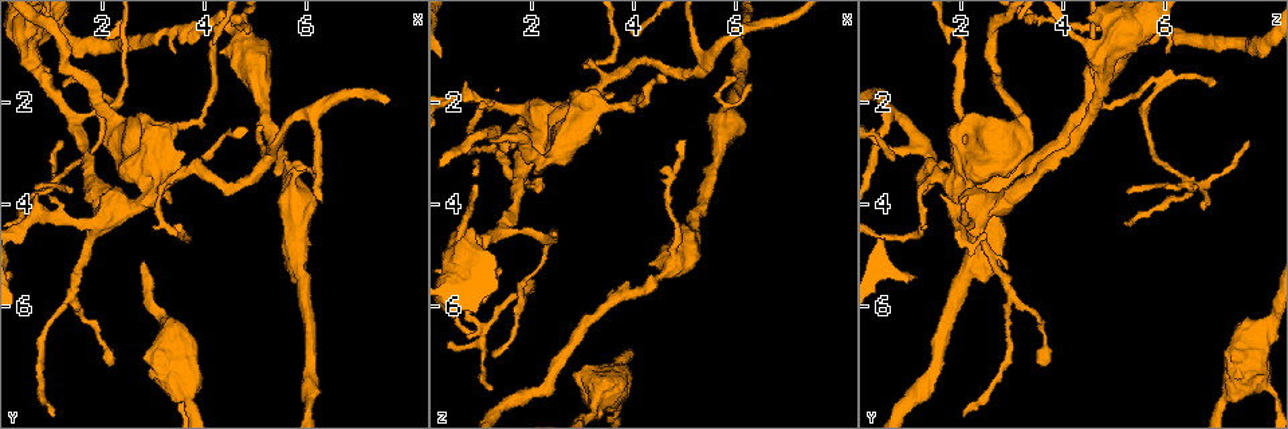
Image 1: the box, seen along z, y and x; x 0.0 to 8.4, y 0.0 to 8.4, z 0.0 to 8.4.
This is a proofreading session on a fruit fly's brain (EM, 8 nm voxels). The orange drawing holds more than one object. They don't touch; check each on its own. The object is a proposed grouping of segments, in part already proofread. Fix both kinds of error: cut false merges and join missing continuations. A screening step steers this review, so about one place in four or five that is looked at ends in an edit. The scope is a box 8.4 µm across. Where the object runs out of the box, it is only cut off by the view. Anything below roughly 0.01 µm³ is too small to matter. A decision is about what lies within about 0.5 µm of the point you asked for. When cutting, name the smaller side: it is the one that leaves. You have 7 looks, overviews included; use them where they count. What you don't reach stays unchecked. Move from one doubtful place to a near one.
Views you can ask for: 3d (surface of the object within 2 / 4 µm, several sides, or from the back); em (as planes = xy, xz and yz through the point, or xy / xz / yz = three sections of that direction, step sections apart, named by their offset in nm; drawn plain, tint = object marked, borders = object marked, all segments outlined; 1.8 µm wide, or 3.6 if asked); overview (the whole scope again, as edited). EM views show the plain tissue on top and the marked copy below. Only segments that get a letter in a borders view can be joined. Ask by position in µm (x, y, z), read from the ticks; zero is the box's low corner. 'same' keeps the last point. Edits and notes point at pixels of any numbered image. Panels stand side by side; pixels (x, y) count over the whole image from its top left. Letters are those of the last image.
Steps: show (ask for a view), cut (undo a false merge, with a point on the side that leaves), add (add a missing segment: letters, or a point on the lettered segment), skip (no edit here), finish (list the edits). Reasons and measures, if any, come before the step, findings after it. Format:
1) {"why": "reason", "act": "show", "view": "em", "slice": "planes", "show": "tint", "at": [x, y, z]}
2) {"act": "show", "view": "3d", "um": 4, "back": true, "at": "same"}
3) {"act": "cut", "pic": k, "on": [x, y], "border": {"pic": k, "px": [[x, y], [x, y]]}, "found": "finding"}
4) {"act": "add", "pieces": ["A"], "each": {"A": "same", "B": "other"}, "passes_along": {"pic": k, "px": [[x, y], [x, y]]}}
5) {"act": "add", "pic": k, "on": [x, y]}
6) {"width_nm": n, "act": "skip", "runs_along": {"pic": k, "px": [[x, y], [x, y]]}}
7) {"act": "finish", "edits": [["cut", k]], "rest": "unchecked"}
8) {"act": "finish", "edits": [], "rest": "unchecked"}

{"why": "arms part here", "act": "show", "view": "em", "um": 3.6, "slice": "planes", "show": "borders", "at": [4.80, 0.80, 5.20]}

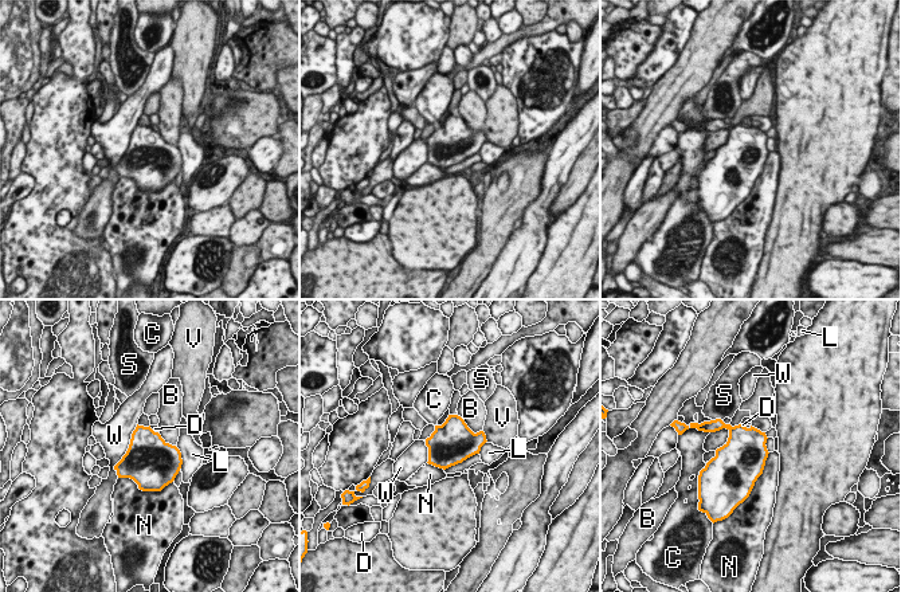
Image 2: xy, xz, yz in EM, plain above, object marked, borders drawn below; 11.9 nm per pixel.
{"width_nm": 500, "act": "skip", "each": {"B": "other", "C": "other", "D": "other", "L": "other", "N": "other", "S": "other", "V": "other", "W": "other"}, "border": {"pic": 2, "px": [[457, 415], [474, 432], [481, 431]]}, "found": "continuous, no second cell"}

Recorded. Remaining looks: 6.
{"why": "abrupt turn", "act": "show", "view": "em", "slice": "yz", "step": 16, "show": "borders", "at": [2.15, 2.10, 4.70]}

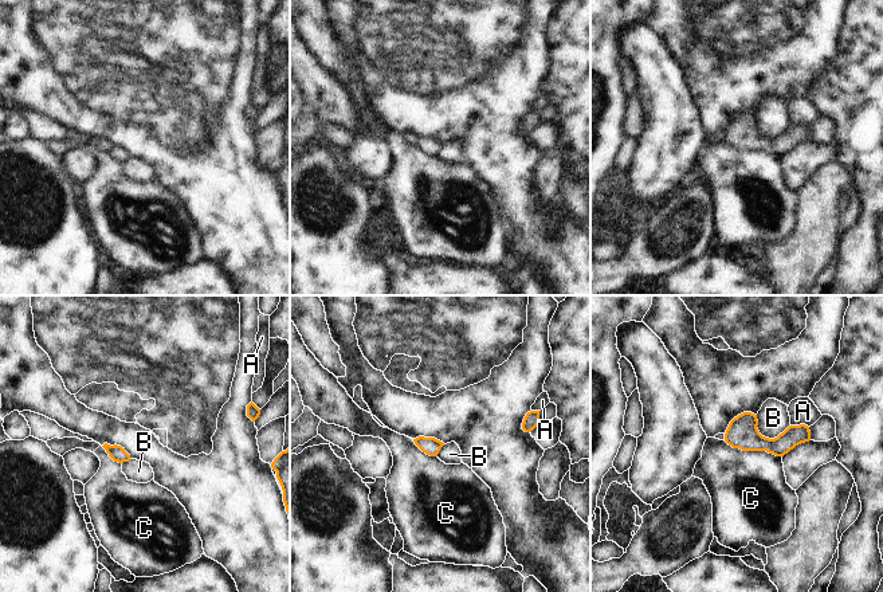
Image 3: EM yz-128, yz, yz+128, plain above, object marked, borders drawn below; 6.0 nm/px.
{"act": "show", "view": "em", "slice": "planes", "show": "borders", "at": "same"}

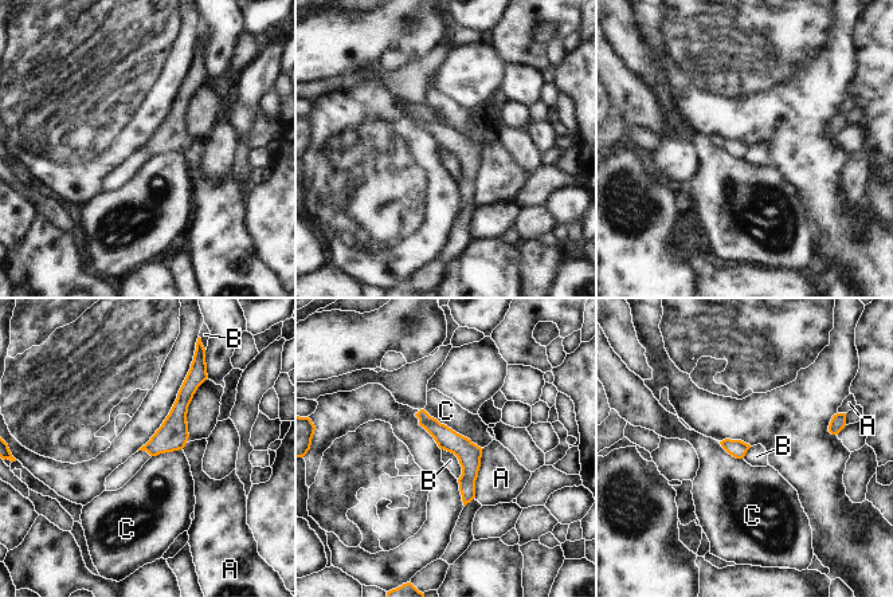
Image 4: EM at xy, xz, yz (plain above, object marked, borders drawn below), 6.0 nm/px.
{"act": "skip", "each": {"A": "other", "B": "other", "C": "other"}, "border": {"pic": 4, "px": [[442, 448], [457, 458], [458, 479]]}, "found": "one cell here"}

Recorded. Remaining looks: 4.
{"why": "a narrow waist", "act": "show", "view": "3d", "um": 2, "back": true, "at": [4.25, 0.75, 2.05]}

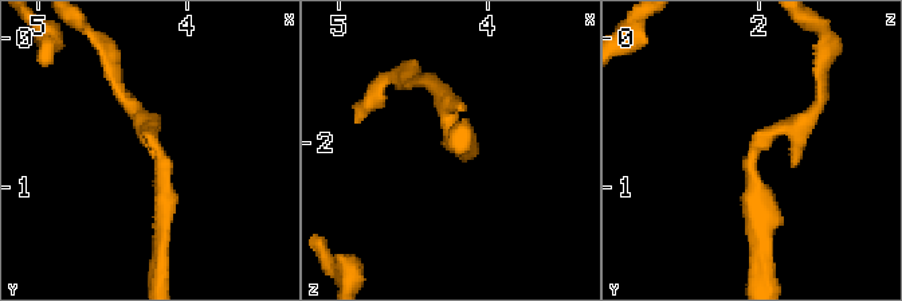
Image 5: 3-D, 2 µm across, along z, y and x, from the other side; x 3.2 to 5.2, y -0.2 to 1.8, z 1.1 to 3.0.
{"why": "need the tissue", "act": "show", "view": "em", "slice": "yz", "step": 4, "show": "tint", "at": [4.20, 0.74, 2.04]}

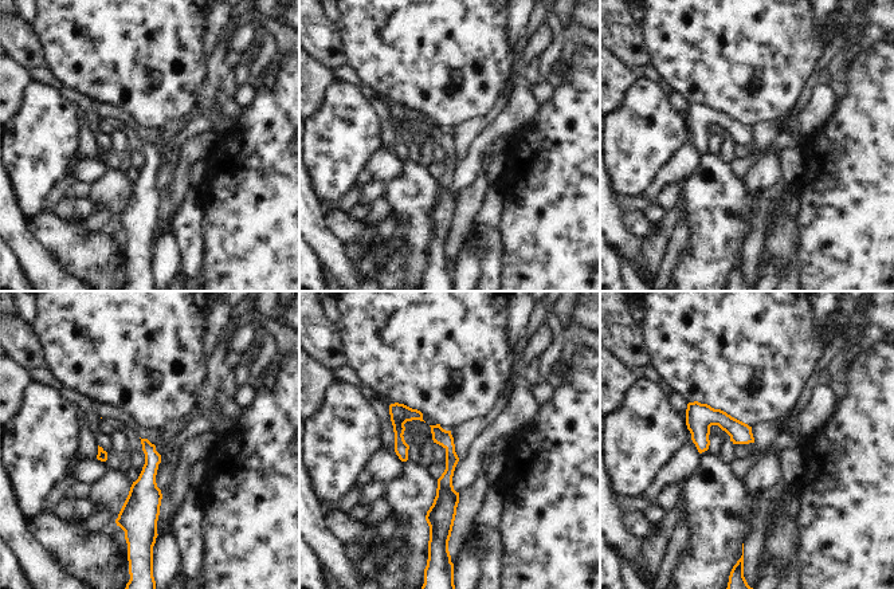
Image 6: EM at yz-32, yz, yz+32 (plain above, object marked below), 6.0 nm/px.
{"act": "show", "view": "em", "slice": "planes", "show": "borders", "at": "same"}

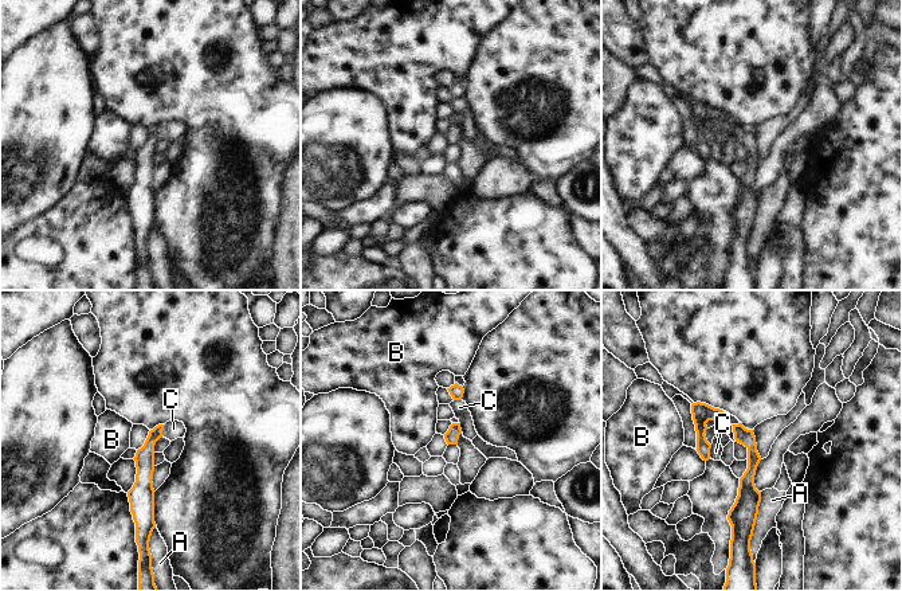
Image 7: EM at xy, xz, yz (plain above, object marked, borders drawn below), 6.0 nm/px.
{"width_nm": 90, "act": "skip", "each": {"A": "other", "B": "other", "C": "other"}, "found": "all the same cell"}

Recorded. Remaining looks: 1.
{"act": "finish", "edits": [], "rest": "unchecked"}

